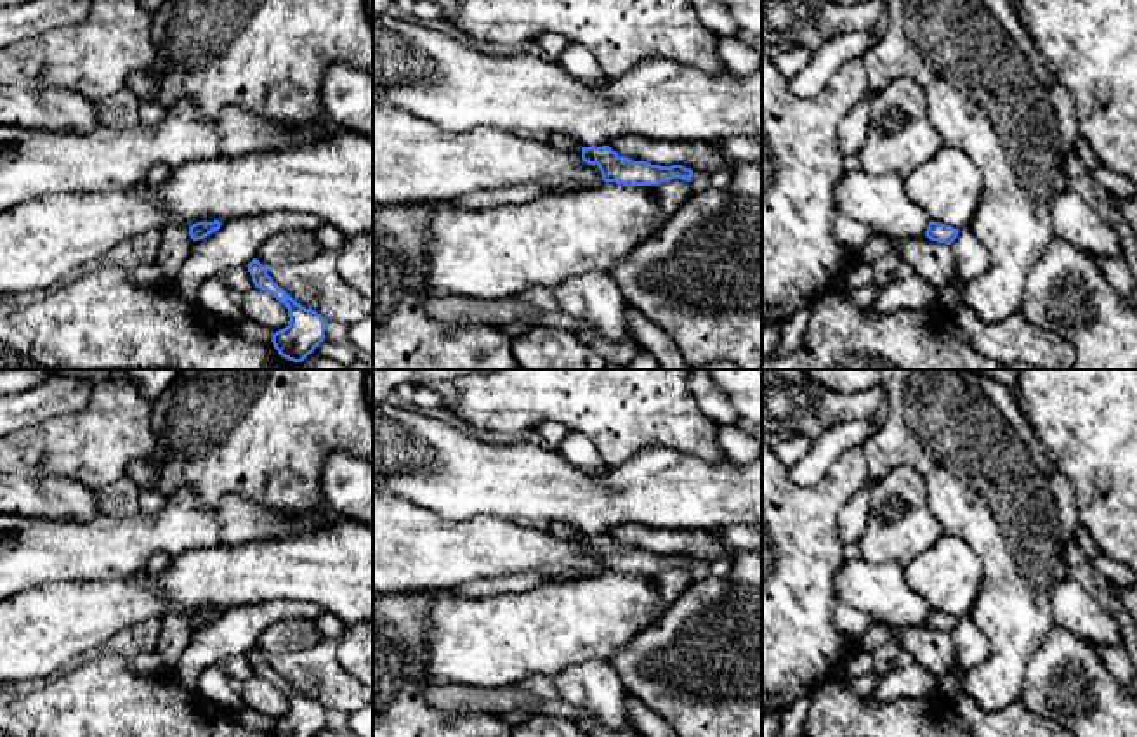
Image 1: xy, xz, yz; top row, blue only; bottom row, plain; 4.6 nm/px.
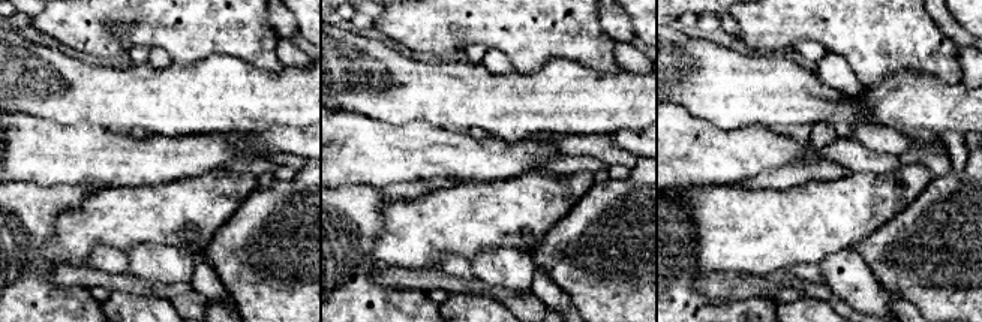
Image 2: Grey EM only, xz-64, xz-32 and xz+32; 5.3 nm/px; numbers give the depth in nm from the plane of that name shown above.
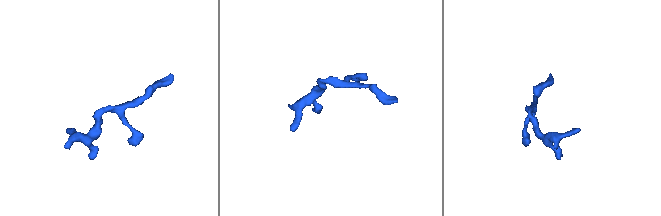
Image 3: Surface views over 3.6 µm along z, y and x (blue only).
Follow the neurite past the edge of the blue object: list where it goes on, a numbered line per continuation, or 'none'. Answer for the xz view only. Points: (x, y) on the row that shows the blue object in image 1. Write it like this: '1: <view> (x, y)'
none

